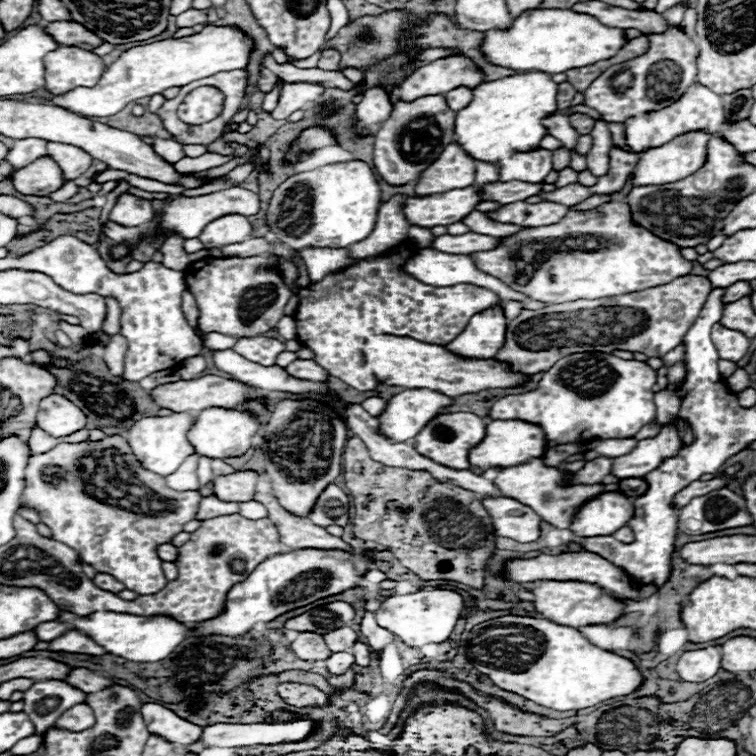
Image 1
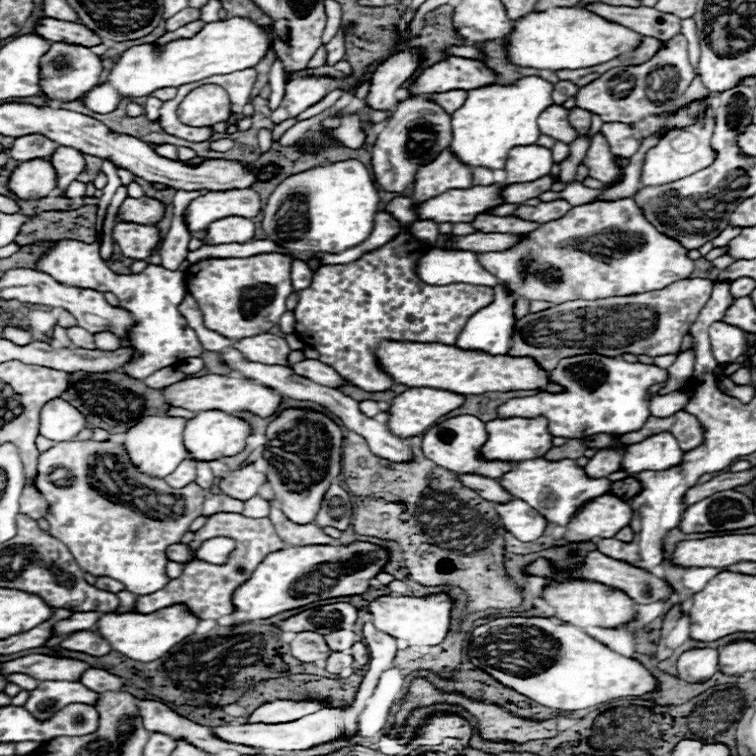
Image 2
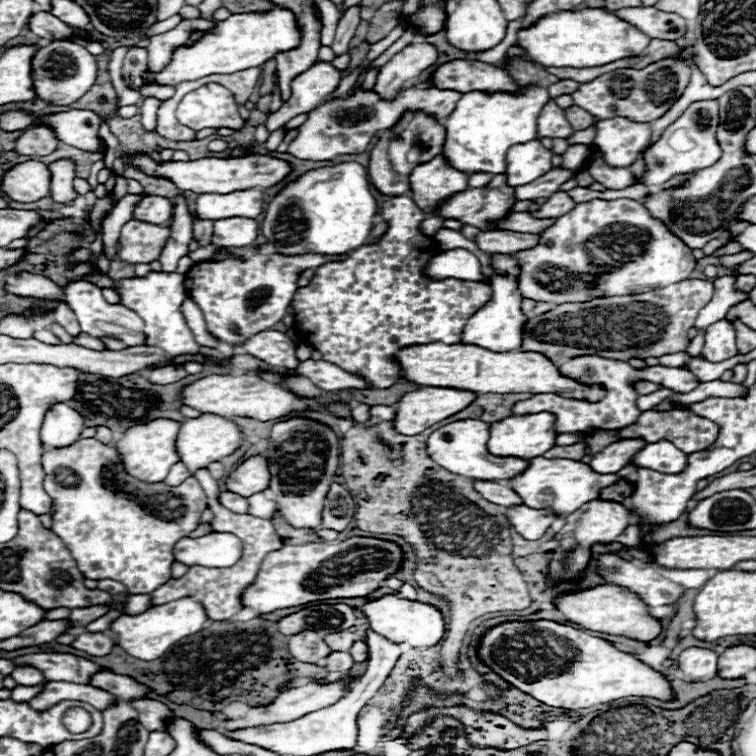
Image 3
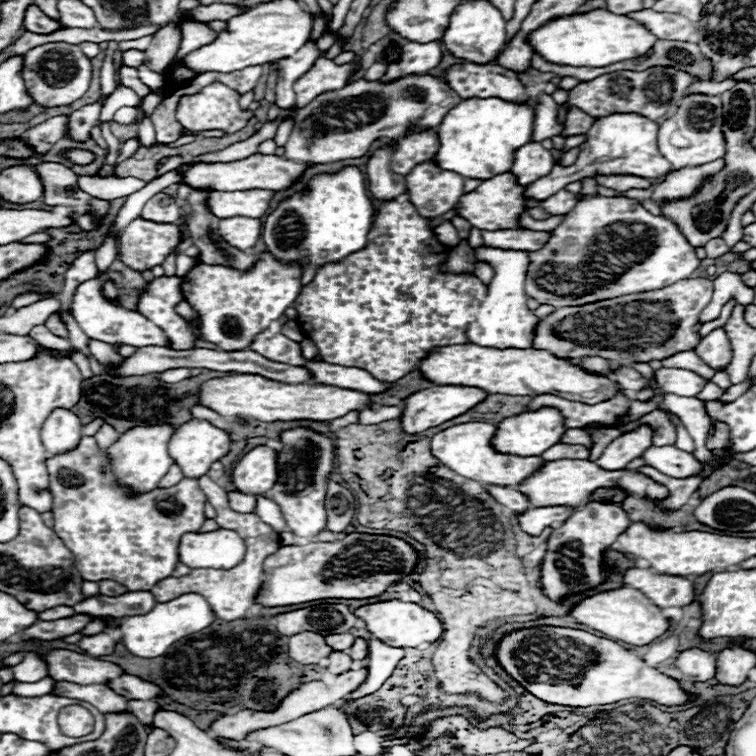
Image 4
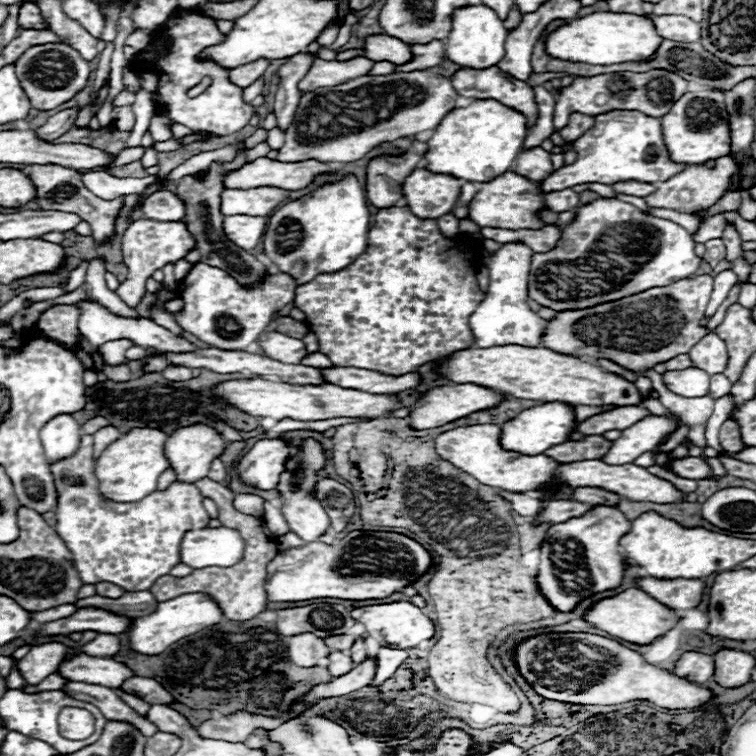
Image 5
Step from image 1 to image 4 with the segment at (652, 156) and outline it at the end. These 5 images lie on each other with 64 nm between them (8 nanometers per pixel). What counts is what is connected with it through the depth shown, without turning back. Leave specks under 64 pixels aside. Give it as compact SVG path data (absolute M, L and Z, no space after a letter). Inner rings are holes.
M708 94L684 96L676 112L660 124L658 146L662 156L672 164L674 170L680 170L684 166L702 166L718 158L724 158L726 142L722 134L722 120L724 120L722 100L718 96Z

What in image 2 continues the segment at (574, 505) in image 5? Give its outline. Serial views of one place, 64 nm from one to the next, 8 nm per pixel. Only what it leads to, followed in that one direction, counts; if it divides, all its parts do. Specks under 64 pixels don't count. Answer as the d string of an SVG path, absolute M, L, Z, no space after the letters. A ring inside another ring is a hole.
M520 500L496 506L496 510L500 514L500 520L504 522L504 528L522 542L538 540L548 526L548 520L542 514L538 514L526 502Z

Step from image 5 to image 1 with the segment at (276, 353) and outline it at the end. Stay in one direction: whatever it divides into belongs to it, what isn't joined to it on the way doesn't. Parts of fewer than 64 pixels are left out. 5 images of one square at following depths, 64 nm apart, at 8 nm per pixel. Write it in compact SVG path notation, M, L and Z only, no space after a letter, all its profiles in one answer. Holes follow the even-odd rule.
M254 336L254 338L244 338L238 340L232 348L234 352L242 354L250 362L258 362L262 366L272 366L276 362L276 356L286 350L286 346L276 340L276 338L266 338L266 336Z

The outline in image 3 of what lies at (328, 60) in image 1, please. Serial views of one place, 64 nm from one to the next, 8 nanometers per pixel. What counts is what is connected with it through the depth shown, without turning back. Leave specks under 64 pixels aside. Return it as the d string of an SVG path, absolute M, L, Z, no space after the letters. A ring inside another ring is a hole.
M360 4L348 8L346 14L344 14L344 16L340 18L340 22L338 22L336 38L334 38L332 46L330 46L330 48L336 52L336 56L348 52L350 40L352 40L352 36L354 36L354 32L356 32L358 24L360 24Z

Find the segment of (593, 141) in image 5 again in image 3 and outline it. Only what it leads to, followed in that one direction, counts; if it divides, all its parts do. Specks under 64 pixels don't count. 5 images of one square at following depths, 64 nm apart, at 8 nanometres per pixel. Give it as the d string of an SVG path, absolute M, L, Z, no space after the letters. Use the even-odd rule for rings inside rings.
M606 118L606 120L596 122L596 138L594 138L592 146L600 150L600 154L608 166L630 168L636 162L638 154L642 154L650 148L650 138L652 138L652 130L650 130L648 122L634 122L628 118ZM552 168L548 174L544 174L544 178L538 178L536 182L530 182L528 186L518 186L516 188L516 198L518 200L534 200L534 198L548 198L554 192L560 190L560 184L564 184L566 180L576 178L580 170L572 172L566 168Z

